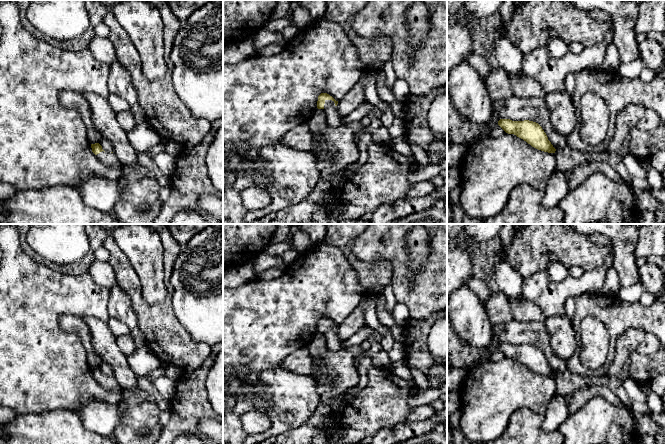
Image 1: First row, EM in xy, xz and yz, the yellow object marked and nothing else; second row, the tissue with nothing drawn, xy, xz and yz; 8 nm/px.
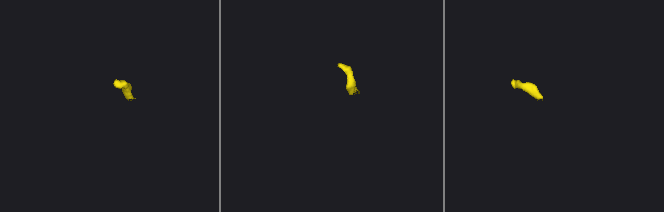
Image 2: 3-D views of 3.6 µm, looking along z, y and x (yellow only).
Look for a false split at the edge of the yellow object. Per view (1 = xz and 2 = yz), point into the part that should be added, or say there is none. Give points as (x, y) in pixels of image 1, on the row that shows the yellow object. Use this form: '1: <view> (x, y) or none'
1: xz (328, 103)
2: none

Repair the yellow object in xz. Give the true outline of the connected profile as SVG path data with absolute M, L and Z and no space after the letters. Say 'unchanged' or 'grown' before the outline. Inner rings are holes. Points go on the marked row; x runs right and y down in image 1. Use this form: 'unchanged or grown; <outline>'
grown; M321 93L318 96L318 101L317 101L318 109L326 109L331 105L337 106L337 104L338 104L338 101L336 101L332 96L330 96L327 93Z

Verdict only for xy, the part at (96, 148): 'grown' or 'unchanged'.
grown

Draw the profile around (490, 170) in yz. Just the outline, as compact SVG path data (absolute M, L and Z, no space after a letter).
M506 133L498 138L487 136L467 148L460 163L460 202L464 216L478 219L496 216L508 203L513 189L523 183L544 192L556 170L555 153L538 150L514 134Z

